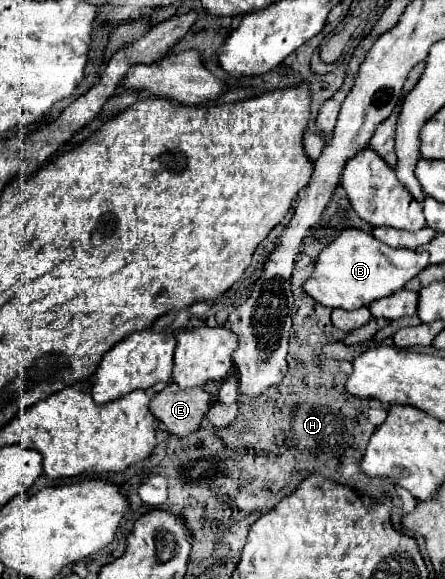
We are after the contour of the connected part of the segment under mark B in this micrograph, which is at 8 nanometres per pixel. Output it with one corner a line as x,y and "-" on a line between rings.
346,228
332,244
328,244
314,264
312,276
304,282
304,290
310,298
328,308
356,310
368,306
374,300
390,296
404,288
404,284
420,274
428,266
426,252
390,248
358,228

